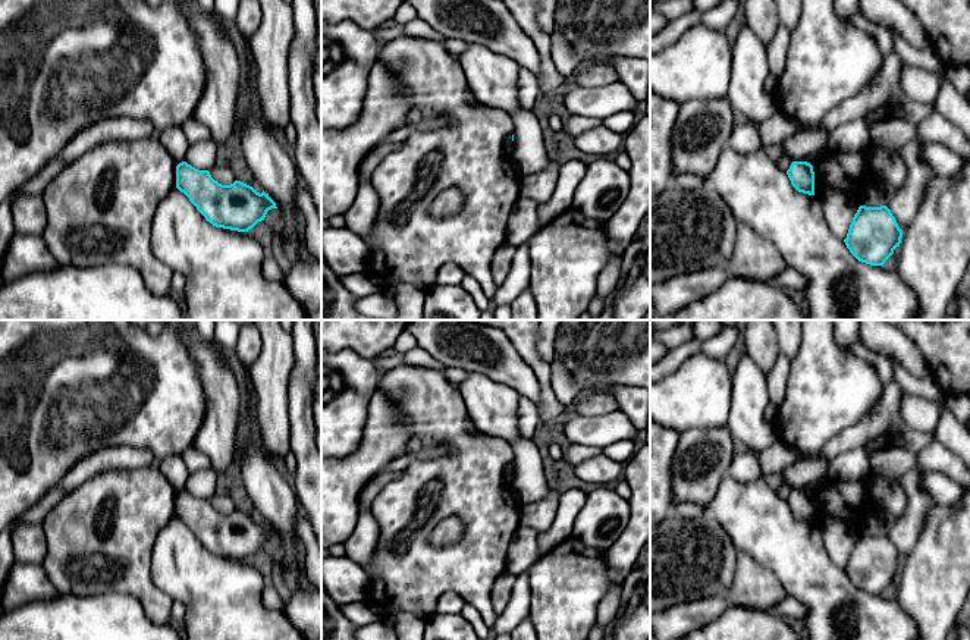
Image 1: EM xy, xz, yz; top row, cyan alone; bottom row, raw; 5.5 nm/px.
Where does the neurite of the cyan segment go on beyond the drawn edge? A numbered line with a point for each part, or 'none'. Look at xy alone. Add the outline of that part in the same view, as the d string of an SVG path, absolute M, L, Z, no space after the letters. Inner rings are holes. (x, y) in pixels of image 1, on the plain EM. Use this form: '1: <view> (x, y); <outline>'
none

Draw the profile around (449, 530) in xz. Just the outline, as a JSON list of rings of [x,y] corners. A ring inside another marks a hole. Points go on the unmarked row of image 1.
[[[458,517],[442,520],[431,533],[430,543],[434,546],[449,546],[464,536],[464,523]]]

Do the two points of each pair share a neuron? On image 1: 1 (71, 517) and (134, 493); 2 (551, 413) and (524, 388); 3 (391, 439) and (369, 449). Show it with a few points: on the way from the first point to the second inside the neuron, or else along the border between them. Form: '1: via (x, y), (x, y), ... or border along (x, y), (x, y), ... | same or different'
1: via (87, 513), (103, 496), (118, 495) | same
2: border along (531, 369), (540, 391), (539, 404) | different
3: via (385, 441), (374, 449) | same

